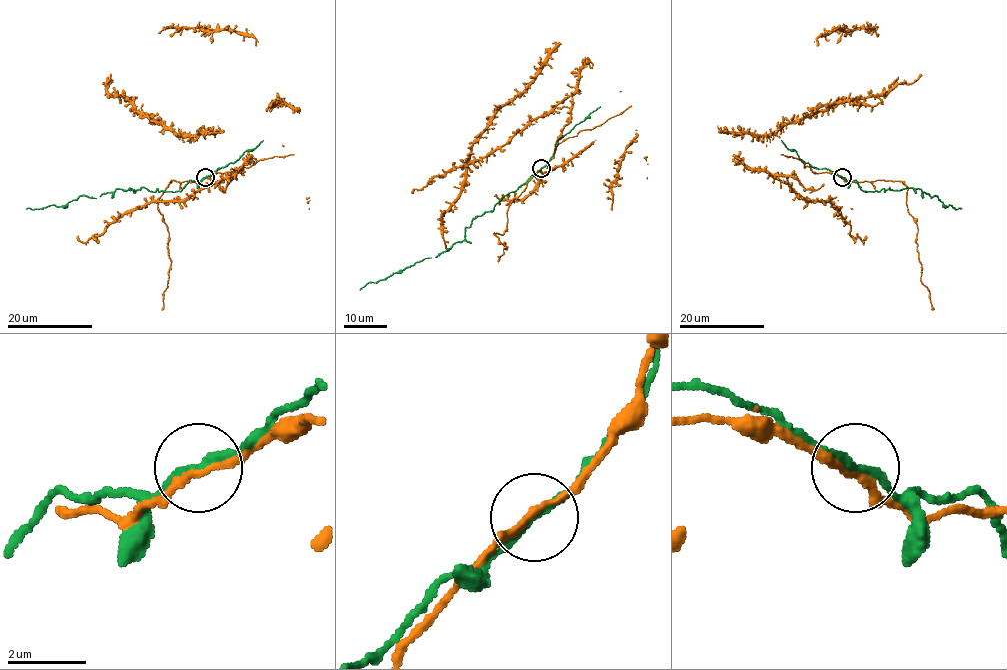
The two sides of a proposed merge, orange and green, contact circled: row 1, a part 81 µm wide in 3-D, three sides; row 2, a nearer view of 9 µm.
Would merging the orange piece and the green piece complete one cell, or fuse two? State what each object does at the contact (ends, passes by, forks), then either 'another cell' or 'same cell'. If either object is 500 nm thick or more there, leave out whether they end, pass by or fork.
orange passes by; green passes by; same cell

